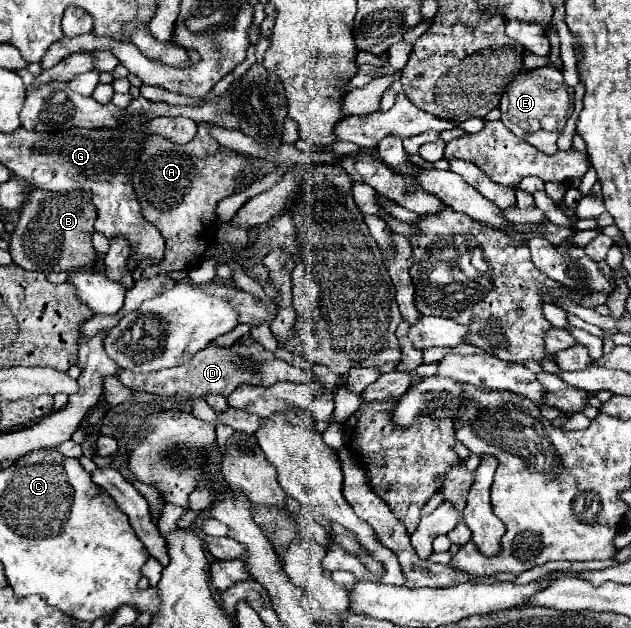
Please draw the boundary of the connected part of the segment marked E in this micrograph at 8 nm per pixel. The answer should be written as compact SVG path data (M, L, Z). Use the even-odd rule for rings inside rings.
M542 66L542 68L536 68L536 70L522 70L512 80L512 84L506 88L506 92L502 94L500 110L502 110L502 122L506 124L506 128L510 132L514 132L518 138L528 140L528 144L536 146L540 152L552 154L552 152L558 152L556 140L560 136L560 130L558 128L552 130L552 132L544 130L542 128L542 118L544 116L554 116L556 122L562 122L564 118L568 118L570 110L572 110L572 90L564 82L562 72L558 72L556 68ZM550 82L556 82L556 86L554 84L550 86Z

